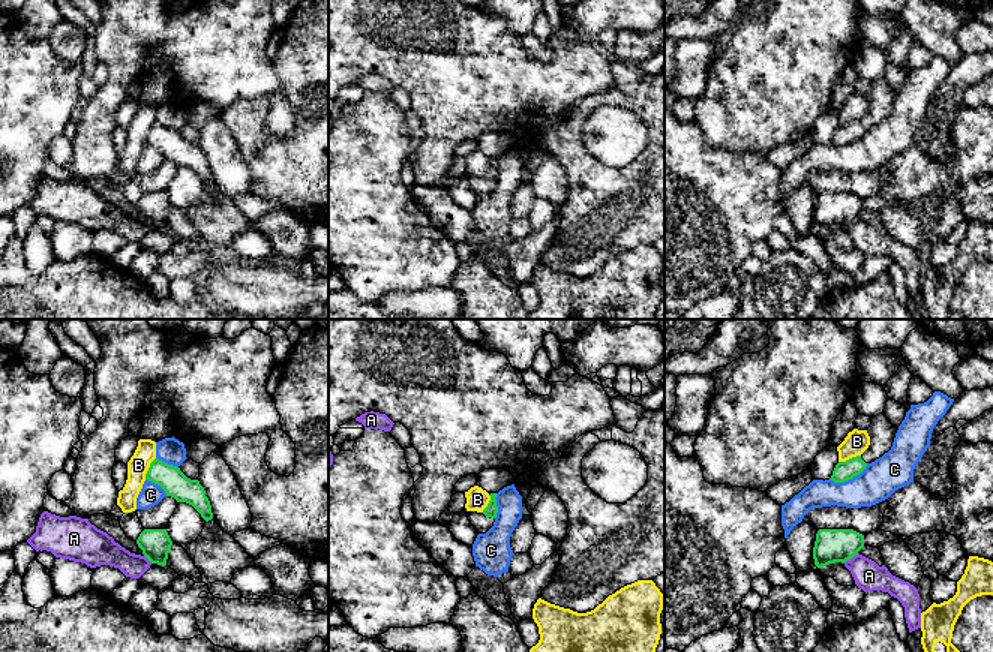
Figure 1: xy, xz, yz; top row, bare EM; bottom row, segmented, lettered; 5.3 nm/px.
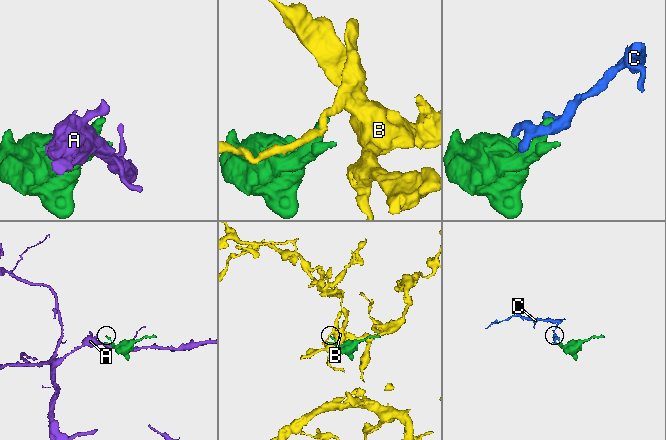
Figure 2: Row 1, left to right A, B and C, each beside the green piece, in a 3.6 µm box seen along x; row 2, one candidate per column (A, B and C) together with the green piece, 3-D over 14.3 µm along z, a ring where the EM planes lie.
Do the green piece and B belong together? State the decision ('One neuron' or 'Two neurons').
Two neurons

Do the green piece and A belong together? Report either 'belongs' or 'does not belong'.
does not belong

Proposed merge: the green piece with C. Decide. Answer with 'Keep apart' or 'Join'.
Keep apart

